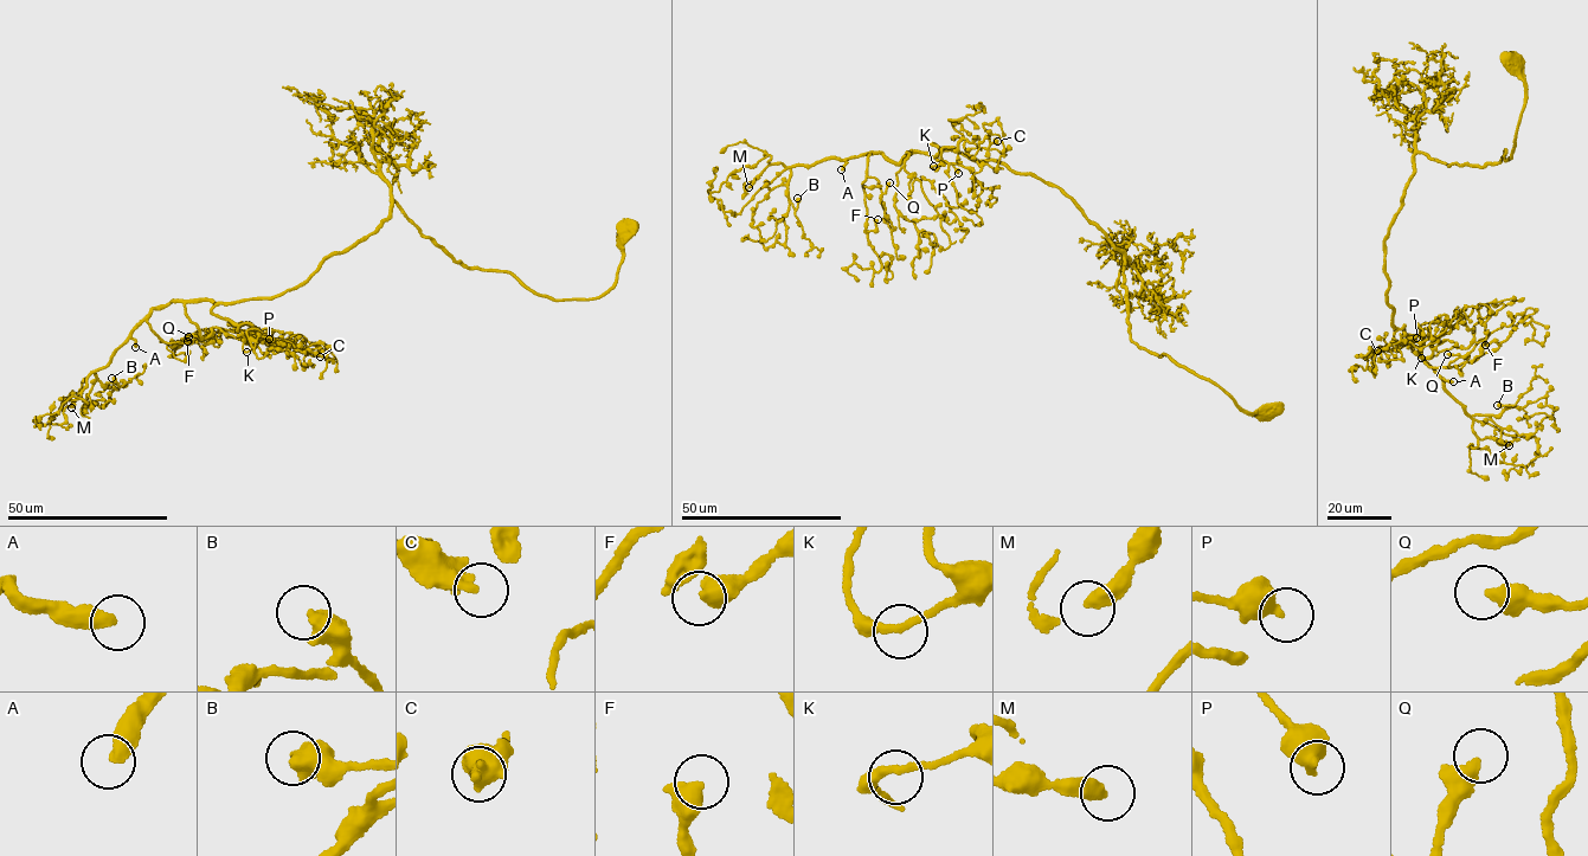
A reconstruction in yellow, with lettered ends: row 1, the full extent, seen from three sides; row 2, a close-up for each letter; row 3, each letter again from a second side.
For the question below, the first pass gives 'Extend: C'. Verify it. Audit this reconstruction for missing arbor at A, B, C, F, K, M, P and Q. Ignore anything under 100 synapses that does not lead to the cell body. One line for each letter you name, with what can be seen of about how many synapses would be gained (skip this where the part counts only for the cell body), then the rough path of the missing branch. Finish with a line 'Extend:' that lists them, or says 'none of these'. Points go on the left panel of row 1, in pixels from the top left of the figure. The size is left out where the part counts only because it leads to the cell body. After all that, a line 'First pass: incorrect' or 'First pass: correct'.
A: 200 syn | (135, 347), (141, 351), (142, 359), (136, 359), (129, 367), (128, 375), (132, 381), (148, 375), (154, 362)
Extend: A
First pass: incorrect

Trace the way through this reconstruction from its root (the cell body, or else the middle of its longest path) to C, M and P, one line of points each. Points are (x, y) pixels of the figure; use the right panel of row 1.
C: (1511, 58), (1525, 91), (1511, 159), (1504, 150), (1479, 168), (1414, 156), (1383, 249), (1397, 342), (1377, 351)
M: (1511, 58), (1512, 158), (1416, 153), (1383, 249), (1393, 326), (1422, 338), (1478, 437), (1509, 445)
P: (1511, 58), (1525, 85), (1512, 158), (1479, 168), (1416, 153), (1392, 220), (1393, 336), (1416, 338)

